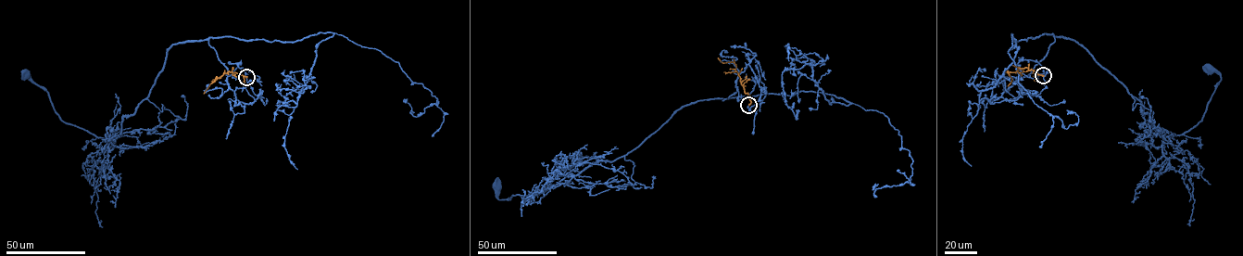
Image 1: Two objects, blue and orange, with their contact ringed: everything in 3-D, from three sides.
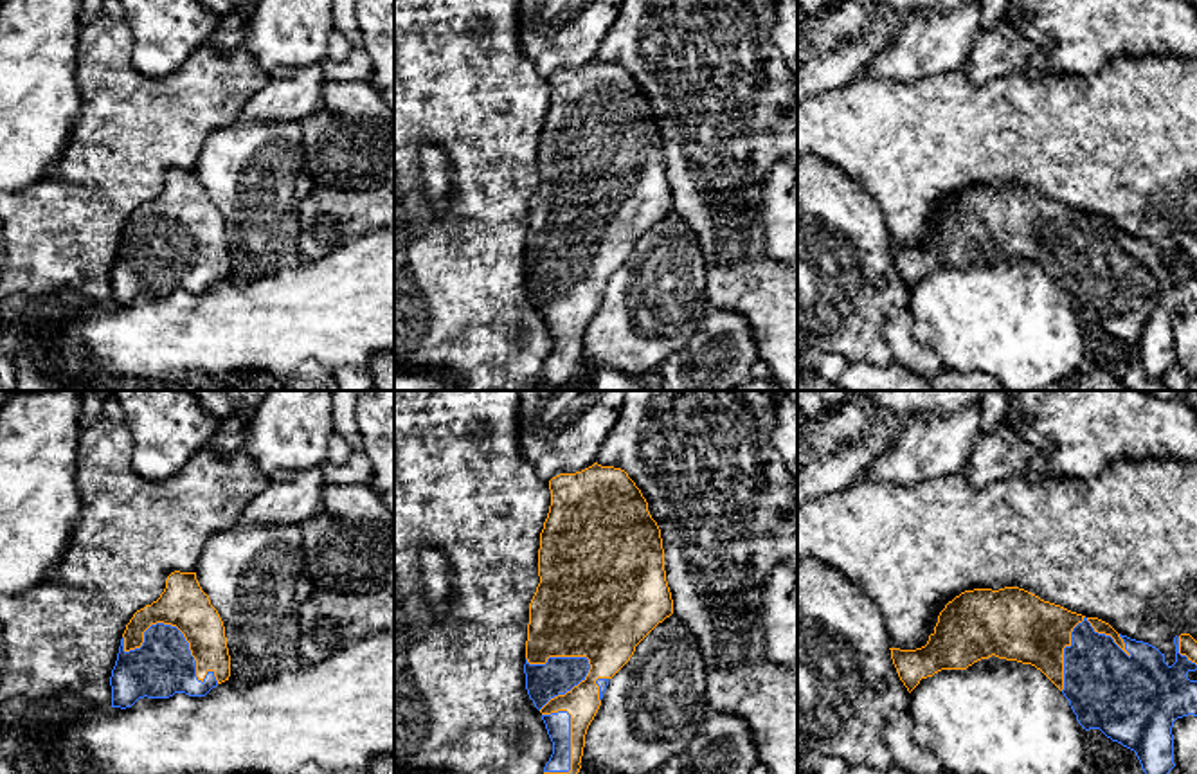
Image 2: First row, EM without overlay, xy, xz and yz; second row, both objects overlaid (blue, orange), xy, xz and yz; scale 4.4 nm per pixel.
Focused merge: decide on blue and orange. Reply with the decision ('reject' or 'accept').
reject

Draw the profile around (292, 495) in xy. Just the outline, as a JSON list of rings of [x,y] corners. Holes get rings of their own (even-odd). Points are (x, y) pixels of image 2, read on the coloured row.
[[[320,466],[274,473],[268,477],[266,488],[245,508],[238,524],[301,526],[324,511],[322,490]]]

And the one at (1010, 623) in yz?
[[[1019,587],[974,589],[945,605],[925,646],[889,650],[909,693],[922,679],[992,655],[1035,666],[1062,691],[1064,648],[1084,617]]]

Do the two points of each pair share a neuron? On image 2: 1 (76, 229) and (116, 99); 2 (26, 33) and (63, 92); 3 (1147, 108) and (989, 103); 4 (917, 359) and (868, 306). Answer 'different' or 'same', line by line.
1: same
2: same
3: same
4: different

